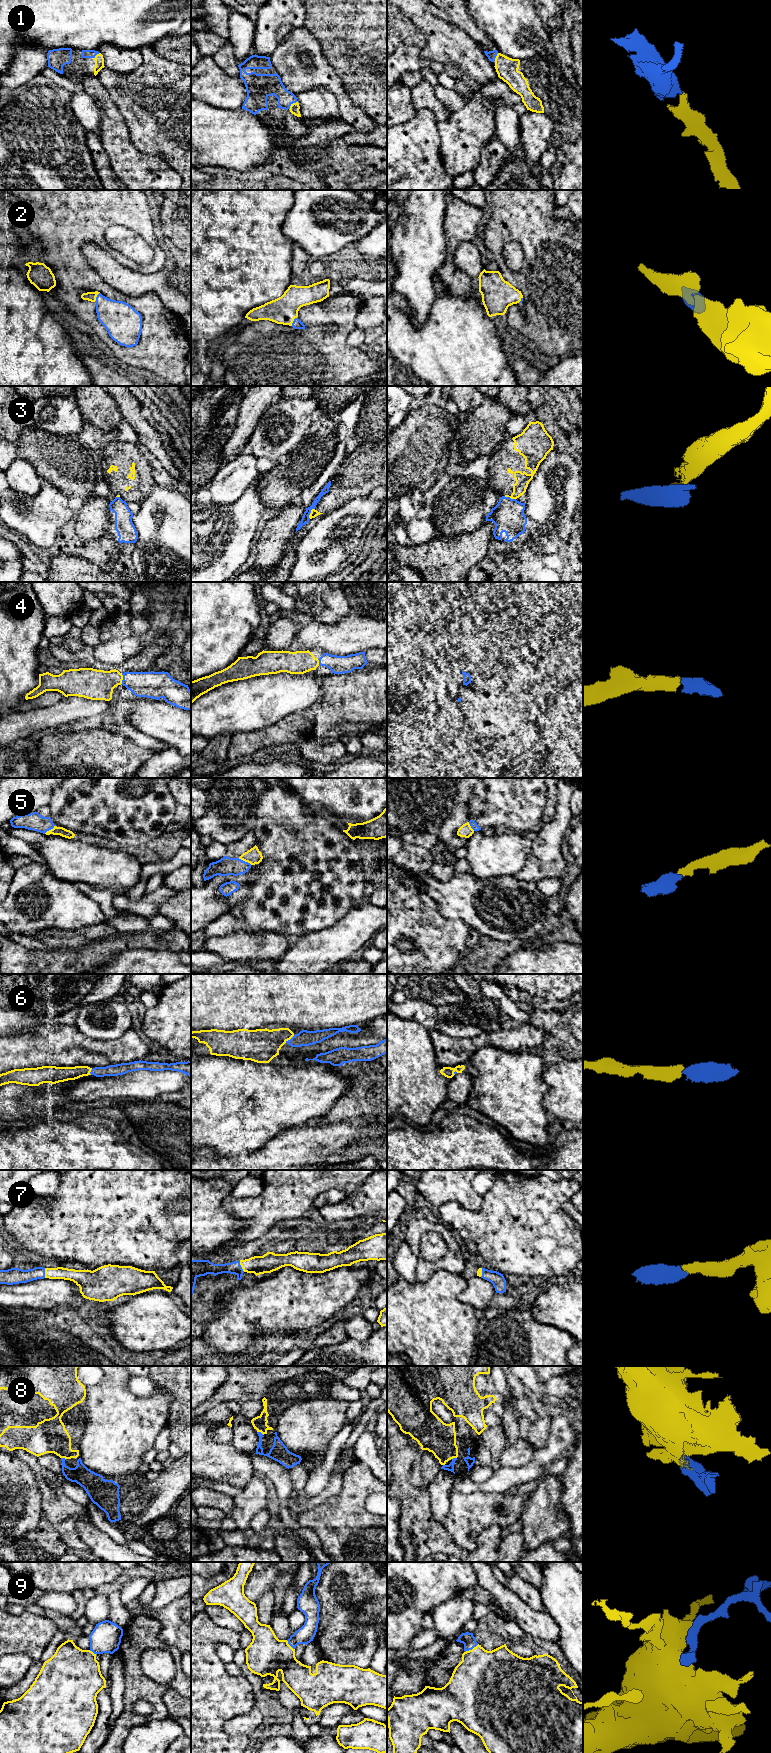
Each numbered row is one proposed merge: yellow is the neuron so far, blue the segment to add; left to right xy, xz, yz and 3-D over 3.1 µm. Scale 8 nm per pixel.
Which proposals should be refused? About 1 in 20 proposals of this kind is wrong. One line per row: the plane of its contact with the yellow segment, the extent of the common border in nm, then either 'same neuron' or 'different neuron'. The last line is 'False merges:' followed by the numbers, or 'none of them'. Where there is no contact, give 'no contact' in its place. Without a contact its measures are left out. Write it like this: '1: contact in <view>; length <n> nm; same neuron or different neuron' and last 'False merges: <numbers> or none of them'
1: contact in xz; length 90 nm; same neuron
2: contact in xz; length 90 nm; same neuron
3: contact in xz; length 100 nm; different neuron
4: contact in xy; length 90 nm; same neuron
5: contact in xz; length 120 nm; same neuron
6: contact in xz; length 100 nm; same neuron
7: contact in xz; length 100 nm; same neuron
8: contact in xz; length 60 nm; same neuron
9: contact in yz; length 130 nm; same neuron
False merges: 3

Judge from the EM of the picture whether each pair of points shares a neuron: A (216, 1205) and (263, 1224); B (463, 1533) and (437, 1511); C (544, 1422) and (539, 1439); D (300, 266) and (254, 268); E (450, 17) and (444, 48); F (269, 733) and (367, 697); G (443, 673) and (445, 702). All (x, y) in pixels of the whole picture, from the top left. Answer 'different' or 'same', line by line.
A: different
B: different
C: same
D: different
E: different
F: same
G: same

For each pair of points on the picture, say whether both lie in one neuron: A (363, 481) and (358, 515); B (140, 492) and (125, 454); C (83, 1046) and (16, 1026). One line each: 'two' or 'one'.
A: two
B: one
C: two

